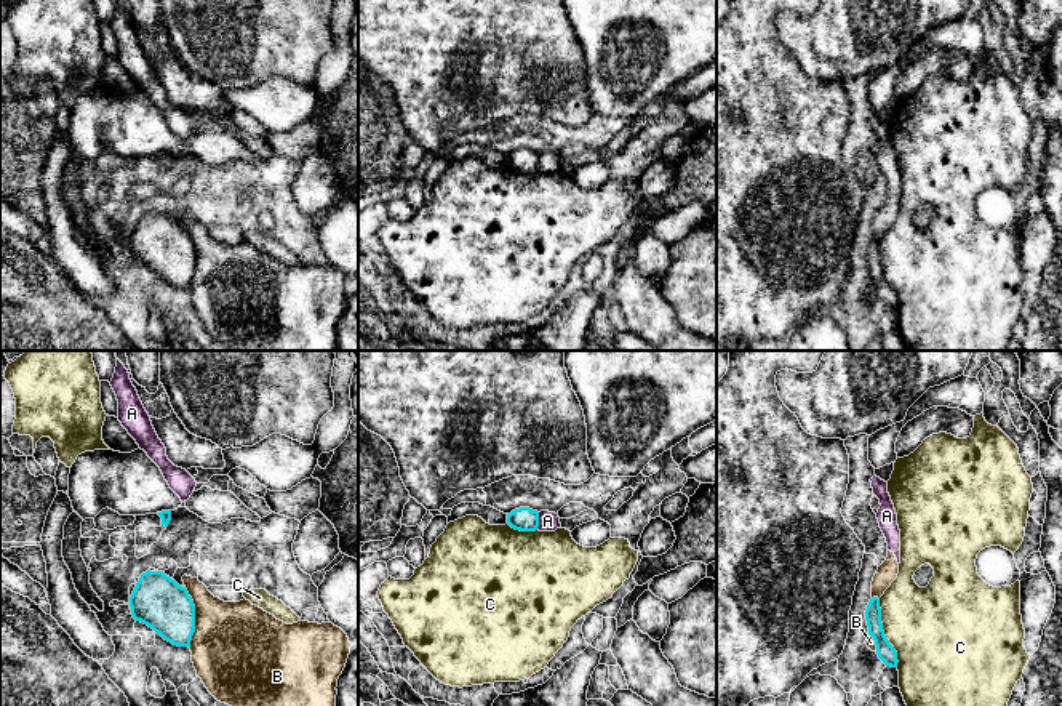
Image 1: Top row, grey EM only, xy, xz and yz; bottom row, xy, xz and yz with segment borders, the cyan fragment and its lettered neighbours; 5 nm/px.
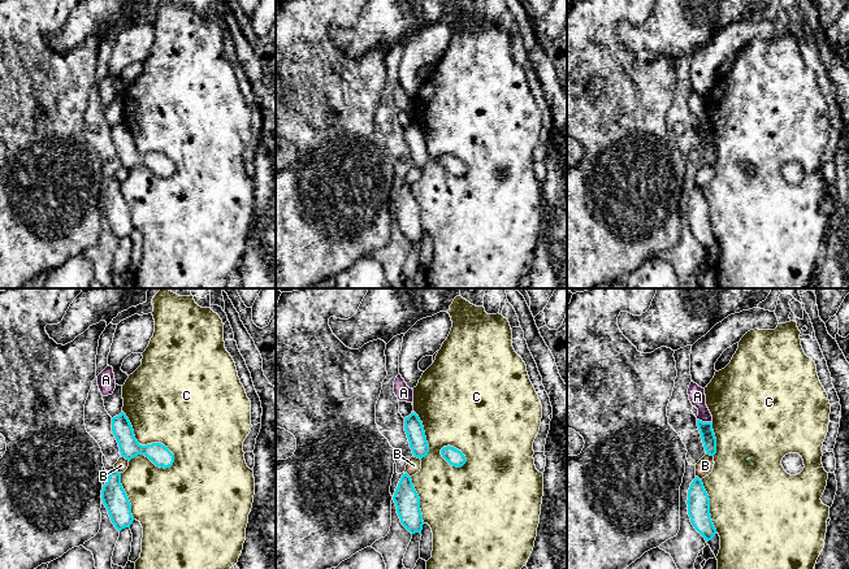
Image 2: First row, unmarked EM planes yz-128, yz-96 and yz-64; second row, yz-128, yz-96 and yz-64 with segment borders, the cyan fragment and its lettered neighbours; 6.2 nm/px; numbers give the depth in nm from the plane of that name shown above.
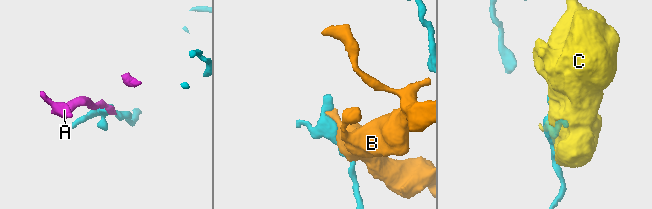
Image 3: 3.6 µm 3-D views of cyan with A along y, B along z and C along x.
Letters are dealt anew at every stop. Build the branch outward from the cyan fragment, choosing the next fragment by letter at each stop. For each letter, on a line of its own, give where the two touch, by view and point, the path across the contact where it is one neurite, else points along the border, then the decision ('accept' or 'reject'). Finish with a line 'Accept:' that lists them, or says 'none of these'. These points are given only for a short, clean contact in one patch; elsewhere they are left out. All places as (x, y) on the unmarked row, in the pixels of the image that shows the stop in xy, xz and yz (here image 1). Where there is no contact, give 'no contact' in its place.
A: contact xz (538, 162); reject
B: contact xy (194, 260); reject
C: contact yz (883, 274); reject
Accept: none of these

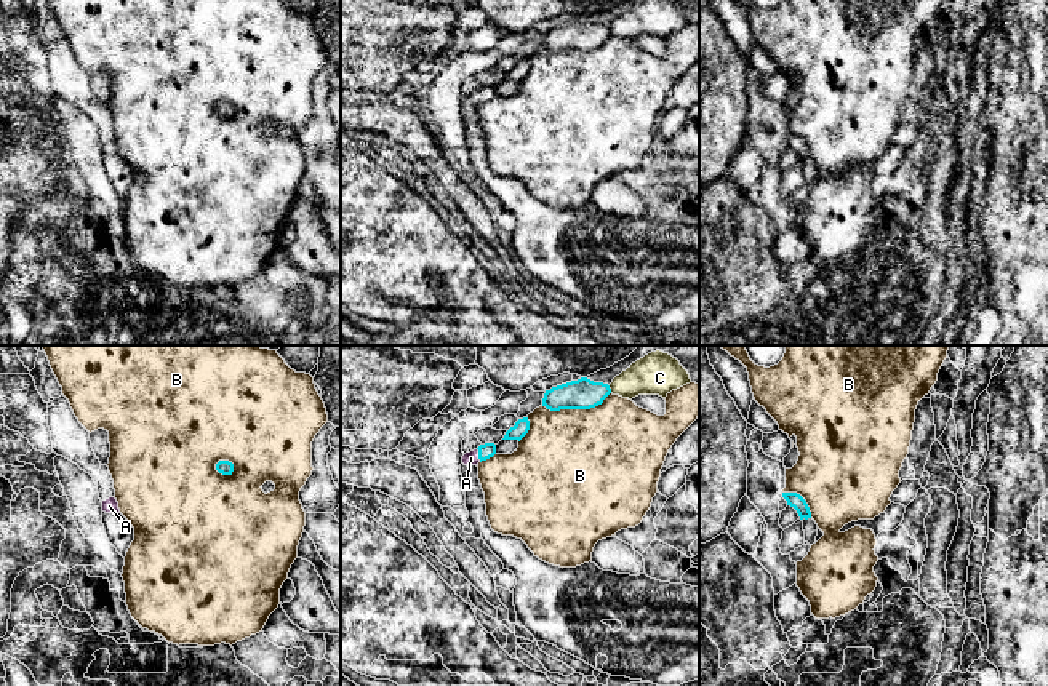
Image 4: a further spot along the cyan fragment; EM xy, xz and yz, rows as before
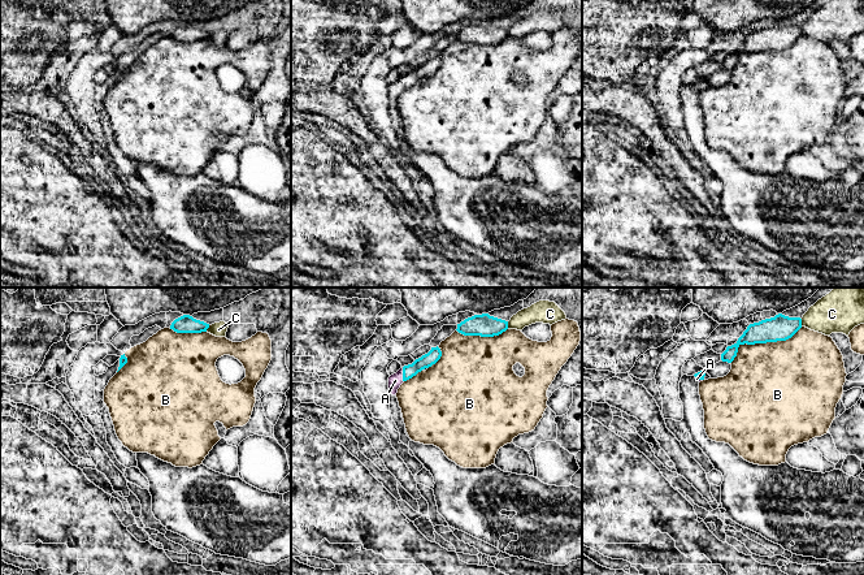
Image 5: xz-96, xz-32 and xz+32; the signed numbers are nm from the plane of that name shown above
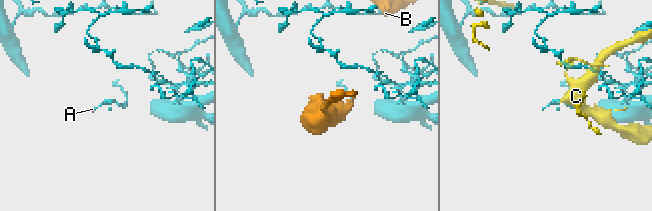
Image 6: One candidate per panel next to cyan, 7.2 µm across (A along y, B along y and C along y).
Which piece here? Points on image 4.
A: contact xz (479, 96); accept
B: contact xz (576, 50); reject
C: contact xz (610, 31); reject
Accept: A

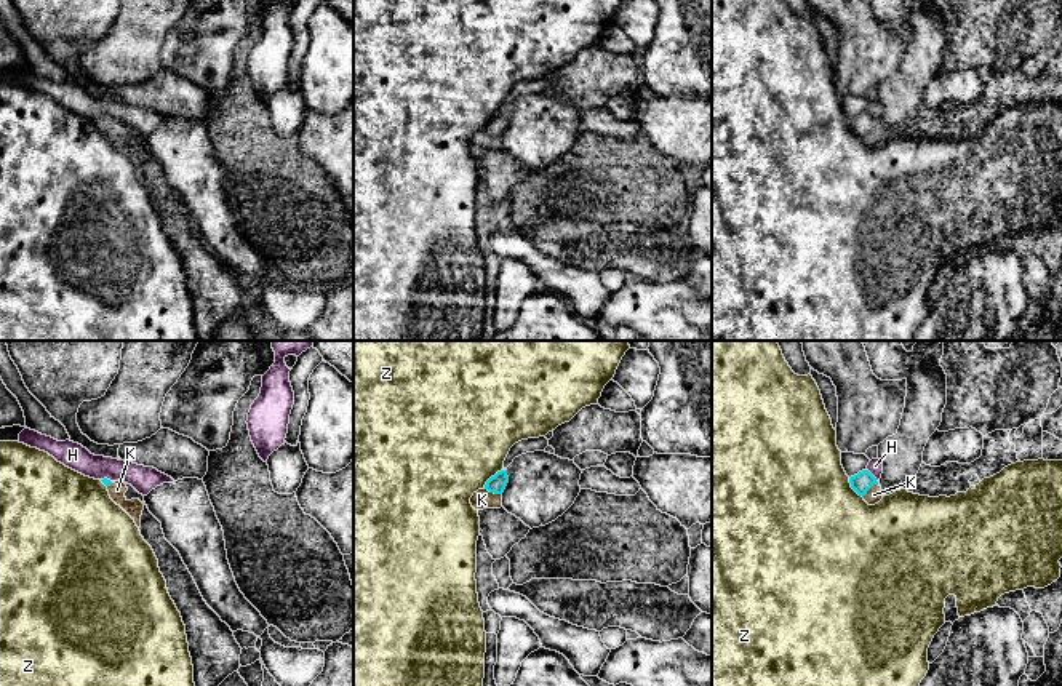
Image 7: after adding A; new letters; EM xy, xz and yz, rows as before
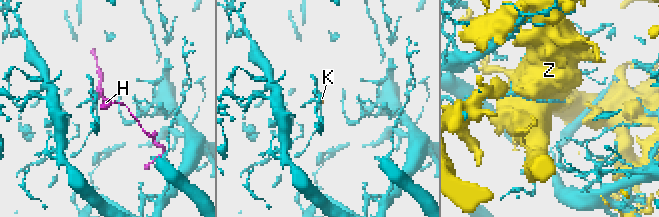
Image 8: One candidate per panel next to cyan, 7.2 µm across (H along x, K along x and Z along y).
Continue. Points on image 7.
H: contact yz (872, 117); reject
K: contact xz (493, 133); way xz (496, 125), (493, 133), (482, 141); accept
Z: contact xz (495, 117); reject
Accept: K

